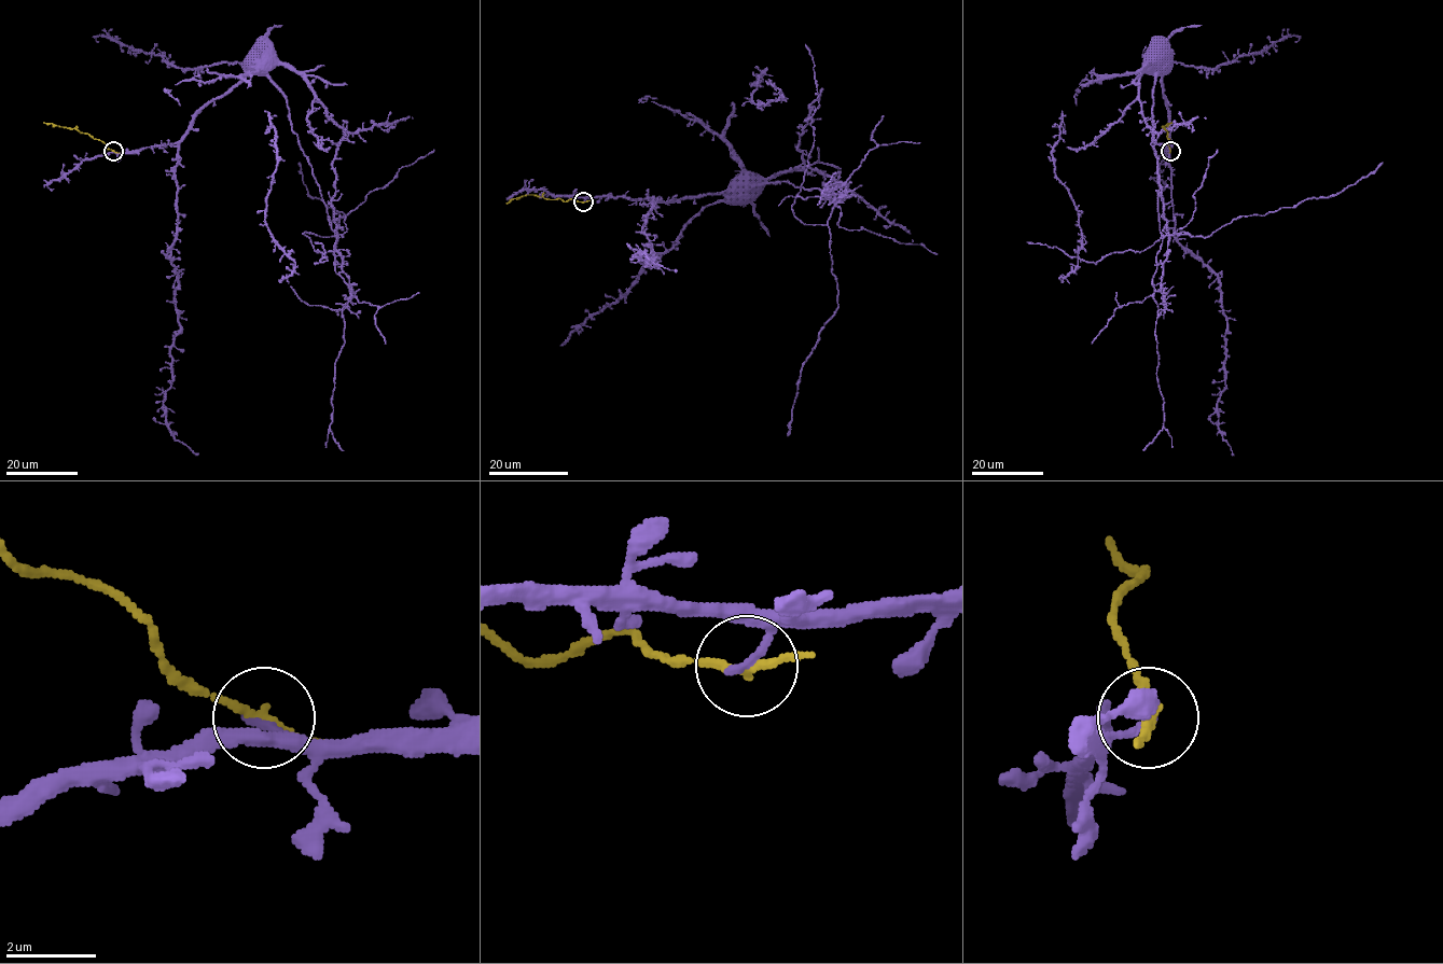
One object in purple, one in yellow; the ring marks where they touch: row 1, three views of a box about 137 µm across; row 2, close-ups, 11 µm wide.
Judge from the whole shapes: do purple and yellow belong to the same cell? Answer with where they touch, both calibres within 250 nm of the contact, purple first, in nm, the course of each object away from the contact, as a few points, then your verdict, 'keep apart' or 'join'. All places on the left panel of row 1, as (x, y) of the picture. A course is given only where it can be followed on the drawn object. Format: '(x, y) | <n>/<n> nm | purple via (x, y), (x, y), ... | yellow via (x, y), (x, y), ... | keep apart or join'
(113, 151) | 190/180 nm | purple via (113, 151), (134, 152), (176, 143), (202, 109), (225, 95), (245, 75), (266, 67), (264, 58) | yellow via (113, 151), (87, 134), (43, 122) | join

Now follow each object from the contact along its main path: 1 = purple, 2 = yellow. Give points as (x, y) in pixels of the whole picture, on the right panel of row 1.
1: (1169, 151), (1165, 152), (1169, 112), (1162, 75), (1152, 72), (1152, 58)
2: (1169, 151), (1167, 143), (1169, 139), (1164, 126), (1171, 122)

